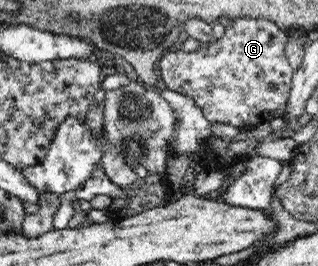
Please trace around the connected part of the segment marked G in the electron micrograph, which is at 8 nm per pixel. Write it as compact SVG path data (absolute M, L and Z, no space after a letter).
M240 18L225 23L225 34L222 38L209 42L206 49L197 52L186 52L179 48L166 52L159 60L159 75L162 87L185 93L200 107L204 117L210 123L228 123L232 127L251 128L257 123L270 122L274 117L286 113L286 101L293 77L293 69L284 54L284 45L289 34L264 19Z

